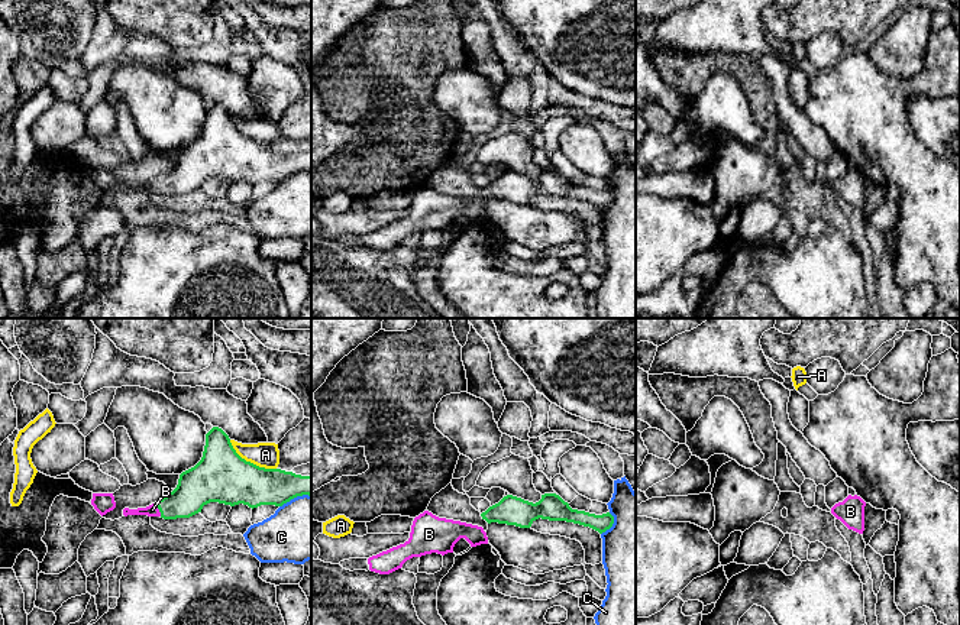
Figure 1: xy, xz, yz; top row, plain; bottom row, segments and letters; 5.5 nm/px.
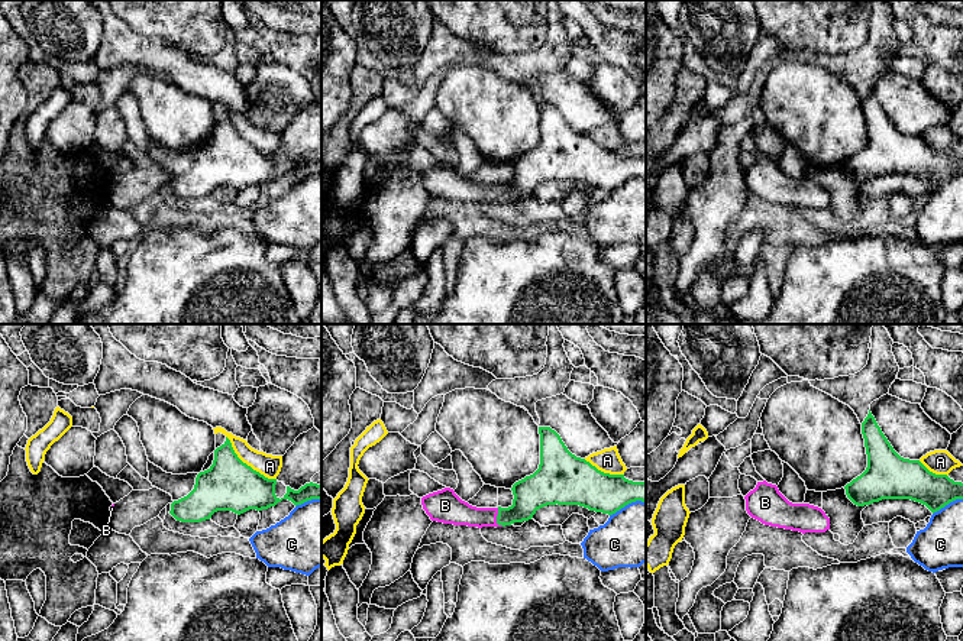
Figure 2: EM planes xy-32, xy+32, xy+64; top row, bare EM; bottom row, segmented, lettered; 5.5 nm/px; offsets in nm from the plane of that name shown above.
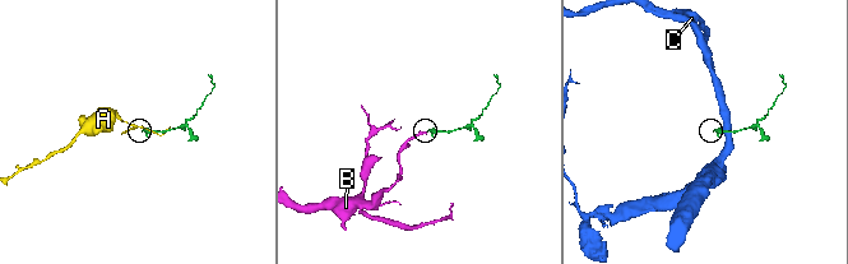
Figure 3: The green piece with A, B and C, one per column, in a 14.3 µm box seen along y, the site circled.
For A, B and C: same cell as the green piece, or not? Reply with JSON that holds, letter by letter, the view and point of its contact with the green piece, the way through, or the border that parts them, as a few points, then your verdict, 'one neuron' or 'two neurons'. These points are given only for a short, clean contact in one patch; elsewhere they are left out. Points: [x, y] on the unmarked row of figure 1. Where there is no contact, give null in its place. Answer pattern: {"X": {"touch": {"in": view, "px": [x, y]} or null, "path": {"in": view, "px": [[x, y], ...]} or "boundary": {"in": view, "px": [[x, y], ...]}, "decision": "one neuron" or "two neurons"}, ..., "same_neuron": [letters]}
{"A": {"touch": {"in": "xy", "px": [249, 138]}, "decision": "two neurons"}, "B": {"touch": {"in": "xy", "px": [158, 184]}, "path": {"in": "xy", "px": [[197, 162], [181, 178], [158, 184], [152, 185]]}, "decision": "one neuron"}, "C": {"touch": {"in": "xz", "px": [613, 198]}, "boundary": {"in": "xz", "px": [[610, 188], [613, 200], [601, 210]]}, "decision": "two neurons"}, "same_neuron": ["B"]}

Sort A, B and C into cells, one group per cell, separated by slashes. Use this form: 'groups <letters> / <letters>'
groups A / B / C

